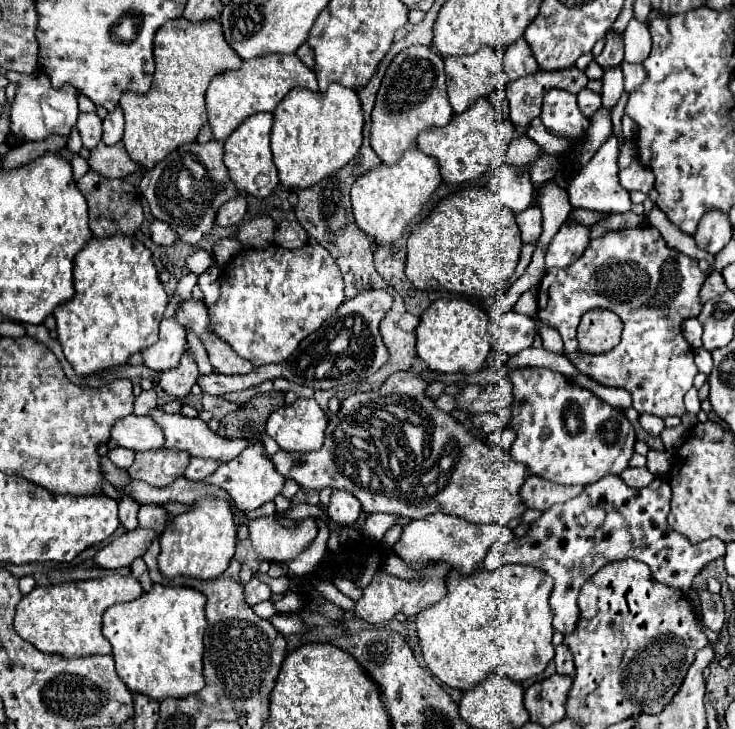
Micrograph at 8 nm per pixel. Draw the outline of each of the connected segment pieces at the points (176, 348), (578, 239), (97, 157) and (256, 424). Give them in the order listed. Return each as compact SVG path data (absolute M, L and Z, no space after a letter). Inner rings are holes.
M161 320L161 332L157 344L141 350L143 364L155 372L175 368L179 364L181 354L185 352L185 344L187 344L185 330L177 326L177 322Z
M563 224L559 232L549 242L549 248L545 252L545 266L551 268L565 268L571 262L575 262L585 246L589 244L589 228L577 226L577 224Z
M101 142L97 148L91 150L89 166L105 178L127 178L141 170L141 166L127 154L123 142L117 142L113 146L105 146Z
M281 392L257 394L247 404L239 406L235 412L229 412L221 420L217 434L229 440L235 440L235 438L253 440L265 430L269 414L281 404L285 404L285 398Z

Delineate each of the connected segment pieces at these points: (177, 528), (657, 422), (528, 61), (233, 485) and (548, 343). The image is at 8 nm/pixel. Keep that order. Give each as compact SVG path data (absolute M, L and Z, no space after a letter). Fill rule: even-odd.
M221 498L197 500L191 510L175 516L161 534L161 554L159 570L163 576L195 576L195 578L215 578L221 576L235 554L237 528L229 504Z
M641 414L639 422L641 422L641 426L645 428L645 432L649 432L649 434L659 434L659 432L665 428L665 426L663 426L663 418L653 416L653 414Z
M525 38L515 40L503 54L503 62L505 62L505 72L509 76L509 80L517 80L521 76L527 74L535 74L539 70L537 60L533 58L533 52L527 44Z
M259 438L255 444L249 444L241 452L241 456L229 460L229 462L223 462L209 478L205 478L205 482L225 488L231 494L231 498L235 500L239 510L255 510L255 508L263 506L265 502L271 502L281 492L285 478L275 470L273 462L267 458L263 442Z
M541 324L539 332L541 332L541 340L543 340L543 348L545 350L551 350L551 352L557 352L557 354L565 354L563 346L561 346L561 336L557 334L557 330L553 330L551 326Z

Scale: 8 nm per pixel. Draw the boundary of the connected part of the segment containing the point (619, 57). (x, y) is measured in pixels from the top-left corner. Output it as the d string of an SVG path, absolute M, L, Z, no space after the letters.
M609 30L607 36L605 36L605 48L601 52L601 56L597 56L595 60L603 66L603 68L609 68L609 66L617 66L623 62L623 36L617 34L615 30Z

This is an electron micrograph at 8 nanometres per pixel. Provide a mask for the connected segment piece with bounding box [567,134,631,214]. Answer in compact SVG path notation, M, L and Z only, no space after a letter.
M611 134L607 142L597 150L597 154L585 166L581 166L577 176L571 180L567 192L569 192L569 202L573 208L587 208L587 210L609 212L609 214L621 214L631 210L629 192L619 184L617 156L619 156L619 136Z

